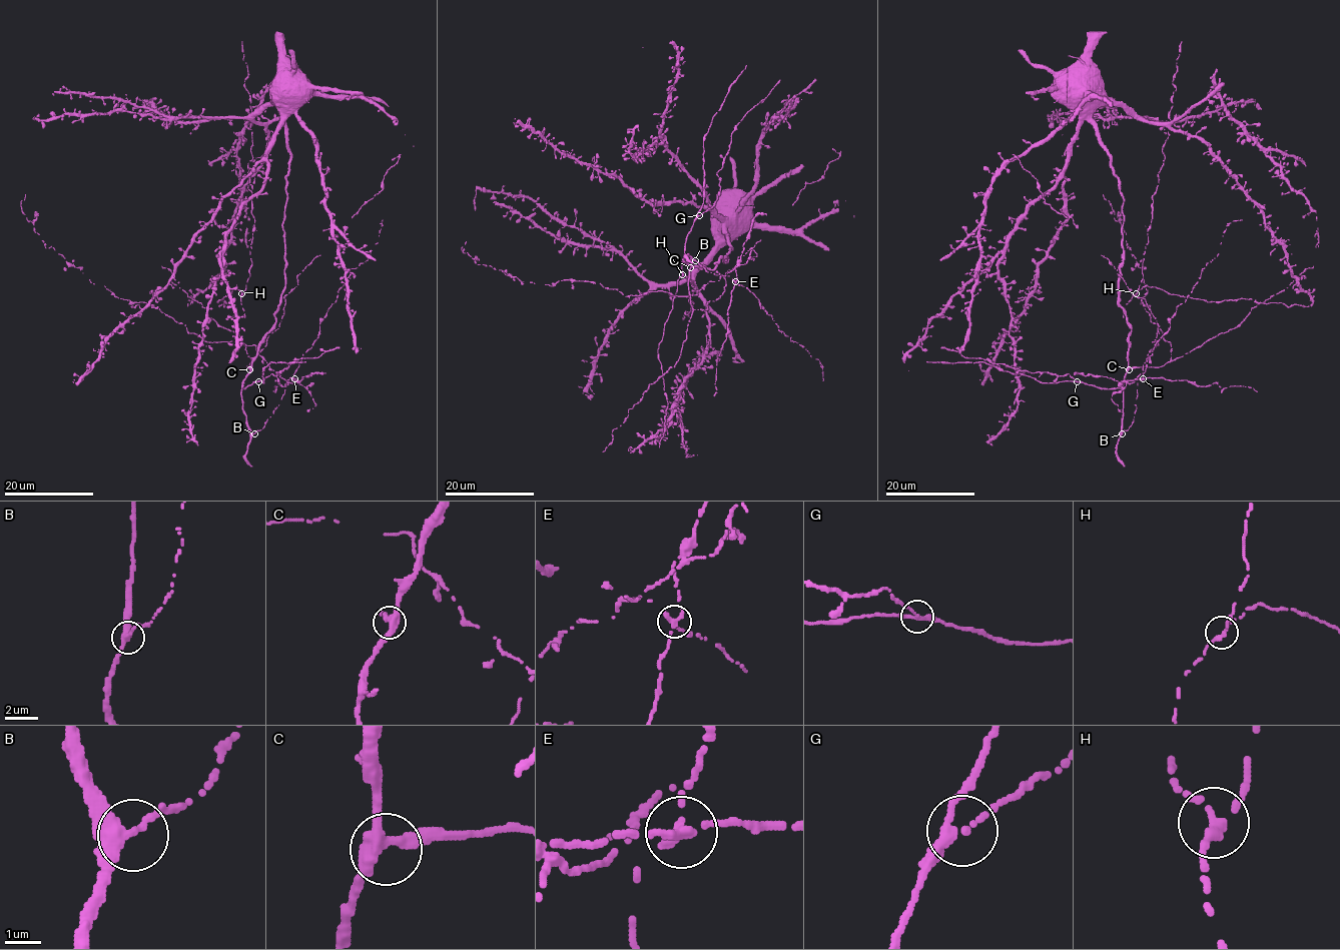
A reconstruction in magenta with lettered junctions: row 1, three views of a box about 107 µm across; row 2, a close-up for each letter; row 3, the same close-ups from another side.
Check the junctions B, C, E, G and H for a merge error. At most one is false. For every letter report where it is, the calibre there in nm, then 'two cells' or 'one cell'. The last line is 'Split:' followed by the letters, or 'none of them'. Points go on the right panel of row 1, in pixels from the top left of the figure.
B: (1122, 433) | 320 nm | one cell
C: (1129, 369) | 320 nm | one cell
E: (1143, 378) | 240 nm | two cells
G: (1077, 381) | 200 nm | one cell
H: (1136, 293) | 200 nm | one cell
Split: E

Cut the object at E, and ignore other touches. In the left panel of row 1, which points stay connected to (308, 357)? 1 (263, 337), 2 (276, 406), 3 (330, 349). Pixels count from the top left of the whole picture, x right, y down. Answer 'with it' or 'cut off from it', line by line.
1: with it
2: with it
3: with it

